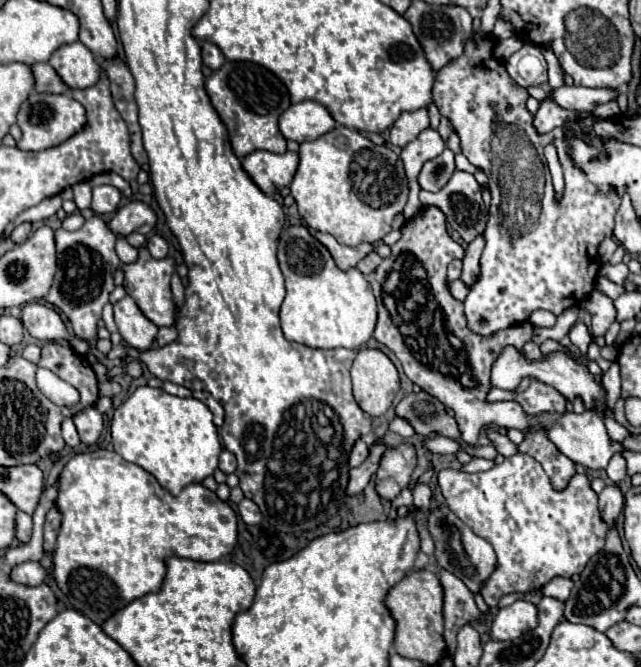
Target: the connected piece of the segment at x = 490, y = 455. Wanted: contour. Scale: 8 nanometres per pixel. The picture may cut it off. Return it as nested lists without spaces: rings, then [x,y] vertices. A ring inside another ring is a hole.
[[[492,444],[485,445],[485,446],[470,446],[468,445],[468,454],[472,458],[478,457],[478,458],[484,458],[484,459],[490,459],[493,460],[497,456],[496,449]]]

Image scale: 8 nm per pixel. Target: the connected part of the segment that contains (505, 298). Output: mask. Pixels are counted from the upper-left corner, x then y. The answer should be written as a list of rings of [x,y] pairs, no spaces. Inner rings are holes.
[[[474,34],[466,46],[464,46],[464,54],[450,62],[448,66],[444,66],[438,74],[436,74],[436,82],[434,82],[434,88],[432,88],[432,100],[434,104],[438,106],[440,114],[446,116],[452,126],[456,128],[456,132],[460,134],[460,142],[462,142],[462,154],[478,168],[482,168],[488,176],[488,188],[490,188],[490,194],[492,194],[492,202],[490,202],[490,208],[488,208],[488,214],[490,214],[490,220],[488,220],[488,226],[486,226],[486,232],[484,232],[484,240],[486,240],[486,246],[484,246],[484,252],[482,252],[482,258],[480,258],[480,278],[478,282],[474,282],[470,286],[470,292],[464,300],[464,314],[468,318],[468,326],[470,330],[474,330],[474,334],[482,334],[482,336],[492,336],[496,334],[498,330],[506,330],[510,326],[518,326],[522,322],[526,322],[530,318],[530,314],[538,308],[542,310],[548,310],[556,316],[560,316],[564,310],[572,308],[572,306],[578,306],[592,290],[594,290],[594,282],[596,282],[596,276],[598,276],[598,270],[600,270],[600,262],[598,262],[598,244],[606,238],[606,236],[612,236],[612,228],[614,228],[614,214],[620,206],[620,198],[616,196],[616,192],[612,188],[606,188],[606,190],[598,190],[596,186],[588,184],[582,180],[582,172],[580,170],[574,170],[571,166],[567,164],[572,164],[570,160],[568,146],[564,140],[564,132],[562,128],[556,128],[548,134],[536,134],[534,126],[532,126],[532,114],[526,110],[526,98],[528,98],[528,92],[518,86],[508,74],[506,74],[506,68],[502,66],[500,60],[494,58],[494,40],[488,36],[488,38],[482,38],[478,34]],[[548,144],[554,144],[557,149],[557,154],[559,161],[564,169],[568,169],[570,174],[566,174],[566,194],[562,198],[560,204],[554,202],[554,190],[552,190],[552,182],[550,182],[550,174],[548,174],[548,166],[546,166],[546,158],[544,158],[544,146]],[[480,318],[486,320],[486,324],[480,324]]]

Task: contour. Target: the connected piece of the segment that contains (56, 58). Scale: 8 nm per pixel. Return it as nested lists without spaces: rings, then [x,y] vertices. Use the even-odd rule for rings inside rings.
[[[82,42],[60,46],[48,64],[70,90],[90,88],[100,80],[100,64]]]

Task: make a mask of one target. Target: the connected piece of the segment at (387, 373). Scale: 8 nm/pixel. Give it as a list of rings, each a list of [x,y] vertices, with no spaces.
[[[360,348],[350,370],[352,394],[358,406],[372,418],[382,416],[400,390],[396,366],[386,354],[372,348]]]

